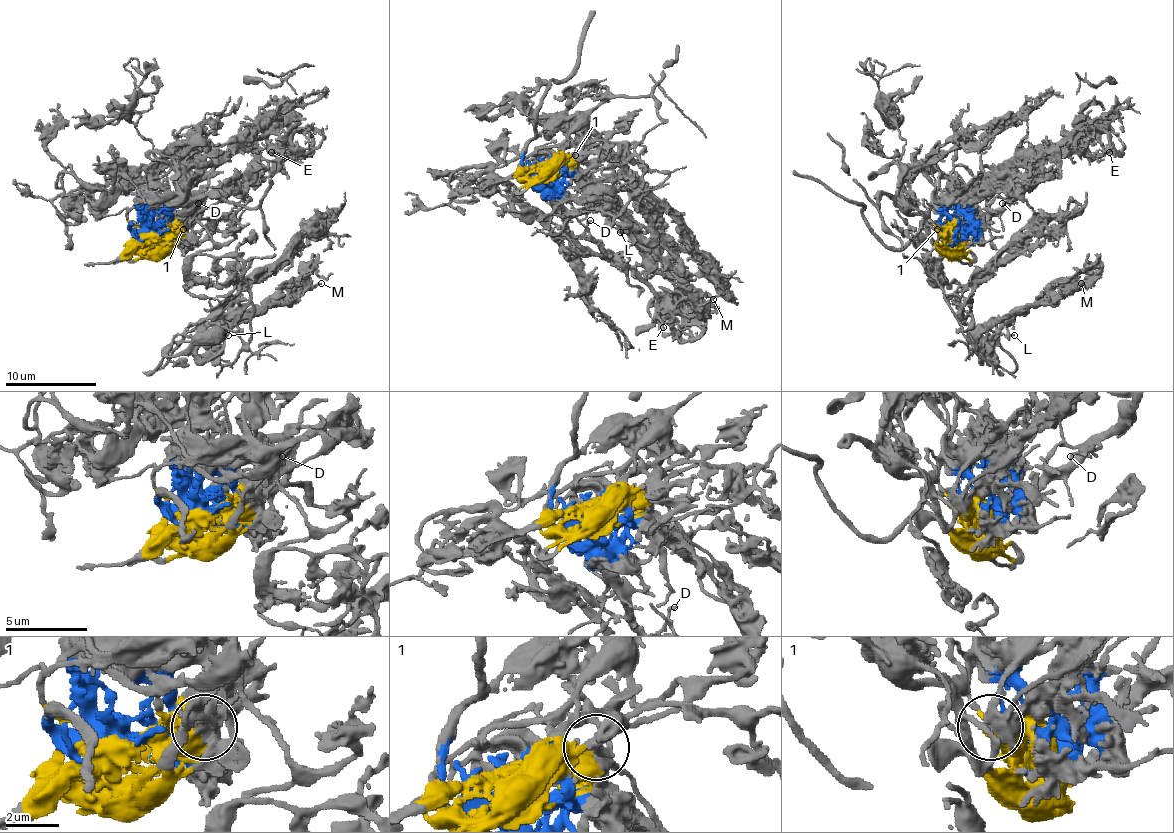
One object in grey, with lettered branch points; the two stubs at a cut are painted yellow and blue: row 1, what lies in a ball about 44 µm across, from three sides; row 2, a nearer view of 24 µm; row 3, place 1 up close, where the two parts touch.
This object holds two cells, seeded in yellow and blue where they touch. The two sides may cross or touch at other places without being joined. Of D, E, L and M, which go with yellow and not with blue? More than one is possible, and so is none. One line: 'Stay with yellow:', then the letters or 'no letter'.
Stay with yellow: L, M

